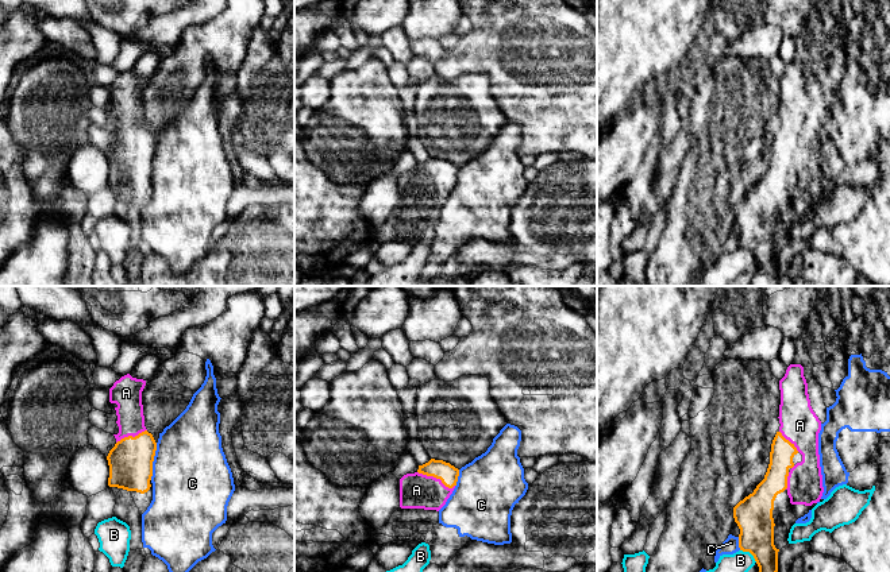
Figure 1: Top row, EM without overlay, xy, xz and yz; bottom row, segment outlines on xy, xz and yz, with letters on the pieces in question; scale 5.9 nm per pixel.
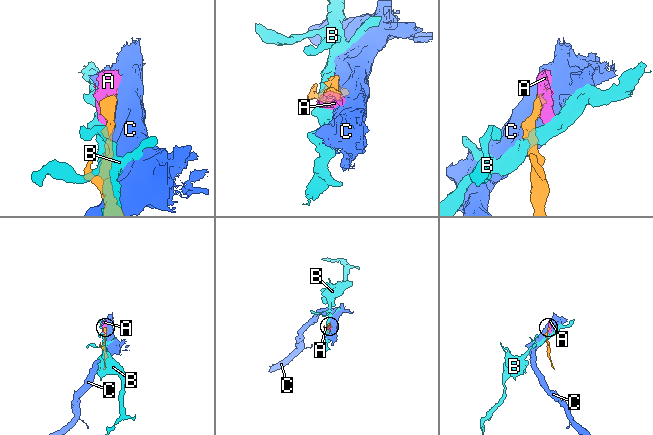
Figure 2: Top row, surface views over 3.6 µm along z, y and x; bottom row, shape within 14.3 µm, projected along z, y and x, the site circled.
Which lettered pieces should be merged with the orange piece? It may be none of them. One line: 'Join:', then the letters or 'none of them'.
Join: A

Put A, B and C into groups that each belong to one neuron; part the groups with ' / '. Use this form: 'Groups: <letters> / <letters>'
Groups: A / B / C

